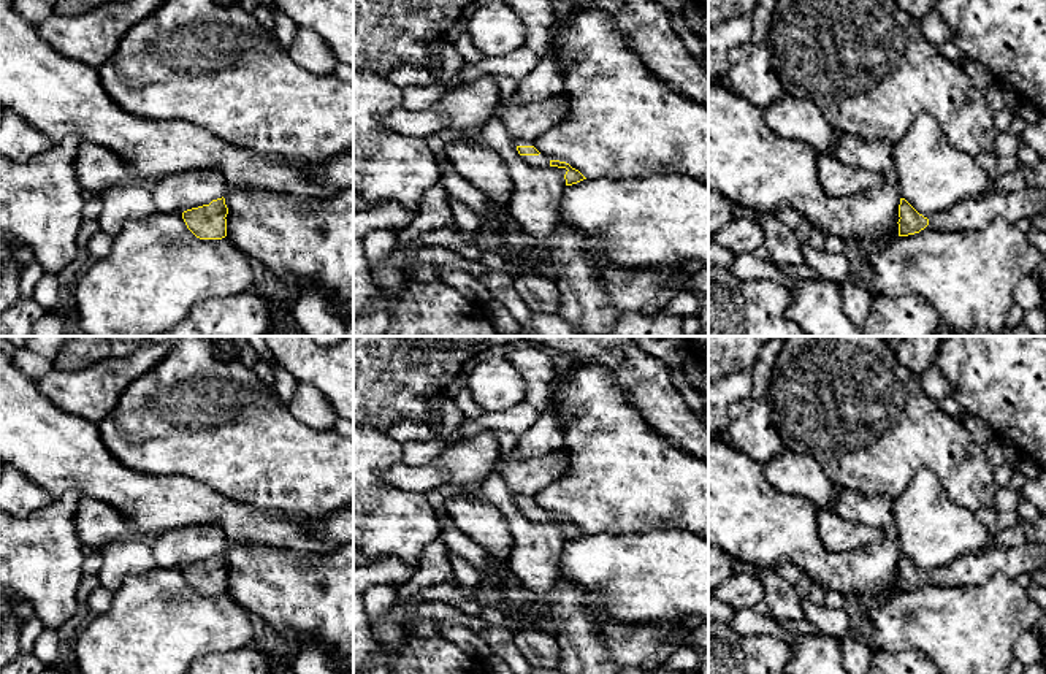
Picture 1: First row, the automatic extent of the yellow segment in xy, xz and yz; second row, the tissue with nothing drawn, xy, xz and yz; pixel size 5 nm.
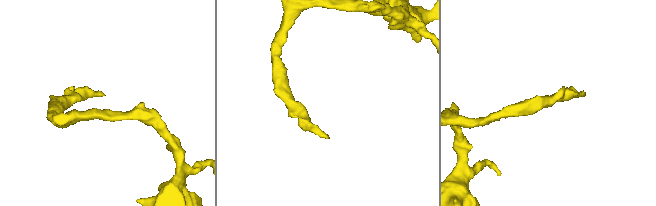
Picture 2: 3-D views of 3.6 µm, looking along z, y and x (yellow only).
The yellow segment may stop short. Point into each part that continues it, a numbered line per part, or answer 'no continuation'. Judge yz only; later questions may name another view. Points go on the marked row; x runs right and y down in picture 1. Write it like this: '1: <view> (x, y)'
1: yz (977, 213)

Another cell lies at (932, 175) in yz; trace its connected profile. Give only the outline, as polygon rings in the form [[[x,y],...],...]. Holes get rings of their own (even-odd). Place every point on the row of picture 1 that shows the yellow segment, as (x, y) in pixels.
[[[927,114],[918,116],[908,127],[905,136],[894,143],[891,157],[902,198],[927,219],[992,189],[992,179],[976,163],[975,157],[956,149],[946,140],[935,119]]]

